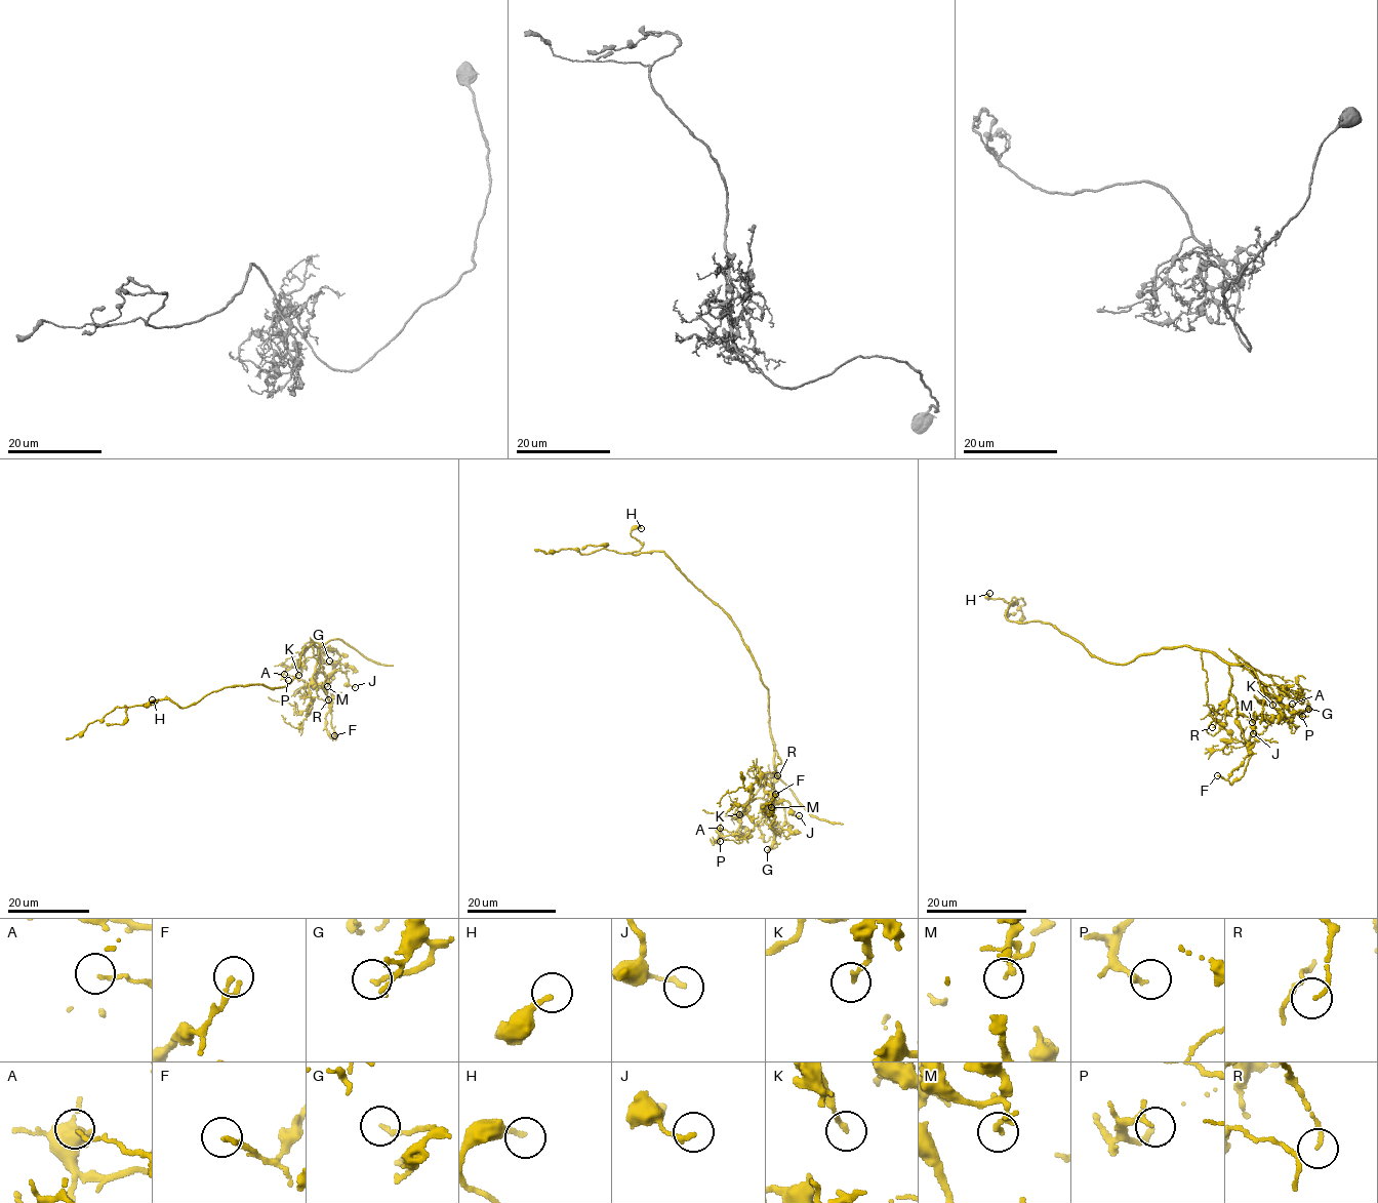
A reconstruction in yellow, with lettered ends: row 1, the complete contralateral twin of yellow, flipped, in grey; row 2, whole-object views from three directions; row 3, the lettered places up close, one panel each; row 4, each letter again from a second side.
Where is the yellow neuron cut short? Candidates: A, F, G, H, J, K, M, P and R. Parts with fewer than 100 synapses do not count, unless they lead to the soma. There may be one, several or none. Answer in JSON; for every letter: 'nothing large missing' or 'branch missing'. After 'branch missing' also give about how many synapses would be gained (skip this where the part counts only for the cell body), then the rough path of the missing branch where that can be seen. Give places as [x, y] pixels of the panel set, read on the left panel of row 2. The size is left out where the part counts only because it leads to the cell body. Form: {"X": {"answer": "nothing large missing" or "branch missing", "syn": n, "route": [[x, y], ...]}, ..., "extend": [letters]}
{"A": {"answer": "nothing large missing"}, "F": {"answer": "nothing large missing"}, "G": {"answer": "nothing large missing"}, "H": {"answer": "nothing large missing"}, "J": {"answer": "nothing large missing"}, "K": {"answer": "nothing large missing"}, "M": {"answer": "nothing large missing"}, "P": {"answer": "nothing large missing"}, "R": {"answer": "nothing large missing"}, "extend": []}

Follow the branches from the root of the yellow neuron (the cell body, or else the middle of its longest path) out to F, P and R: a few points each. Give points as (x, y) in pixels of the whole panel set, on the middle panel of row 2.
F: (755, 658), (767, 690), (773, 746), (774, 770), (763, 788), (770, 796), (767, 813), (763, 807), (775, 794)
P: (755, 658), (767, 690), (777, 777), (767, 775), (744, 807), (738, 829), (715, 840), (720, 841)
R: (755, 658), (761, 683), (767, 690), (769, 733), (781, 762), (775, 767), (777, 775)

